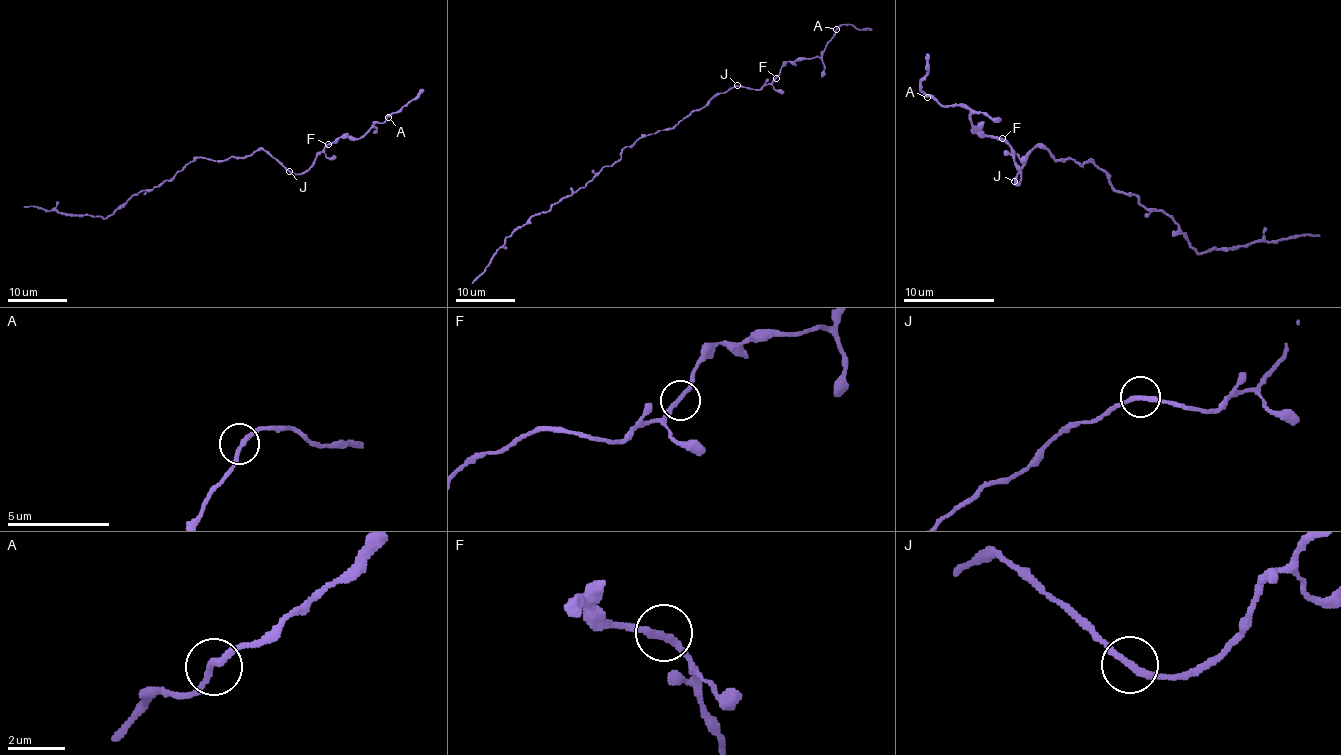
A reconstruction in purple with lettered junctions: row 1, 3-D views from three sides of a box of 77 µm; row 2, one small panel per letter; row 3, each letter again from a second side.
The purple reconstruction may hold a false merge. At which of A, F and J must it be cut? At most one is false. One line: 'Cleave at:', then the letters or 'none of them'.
Cleave at: none of them

